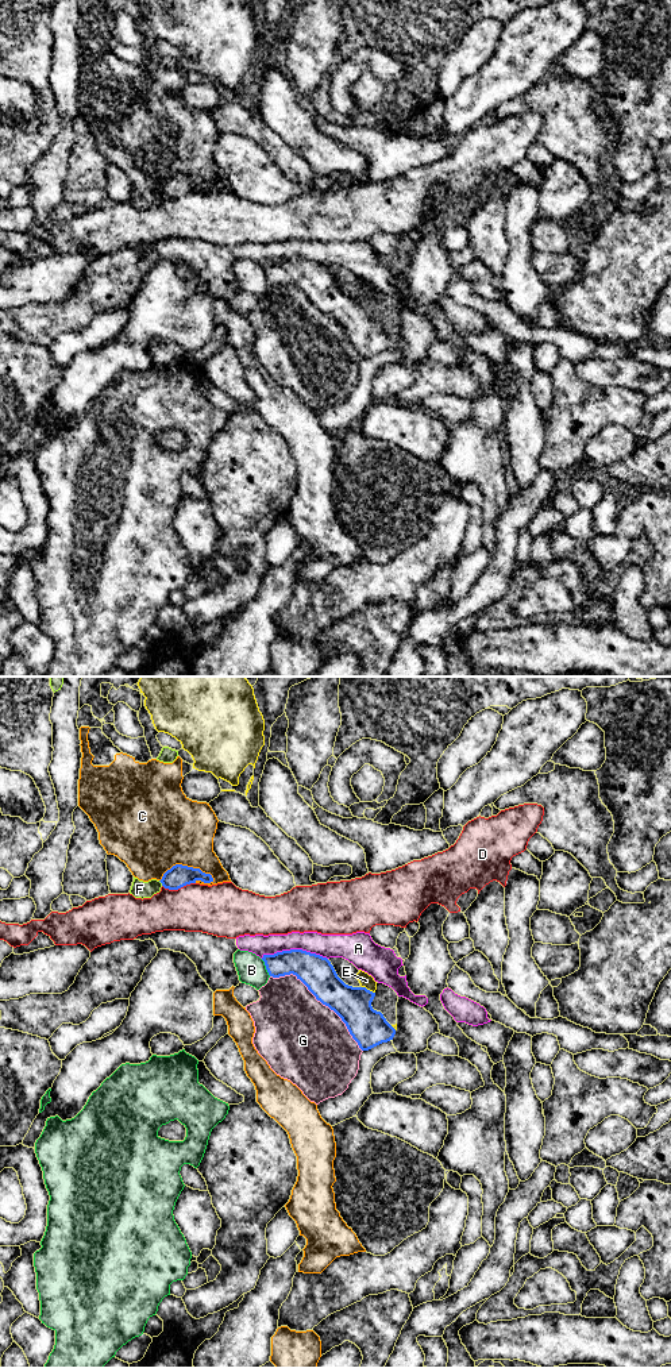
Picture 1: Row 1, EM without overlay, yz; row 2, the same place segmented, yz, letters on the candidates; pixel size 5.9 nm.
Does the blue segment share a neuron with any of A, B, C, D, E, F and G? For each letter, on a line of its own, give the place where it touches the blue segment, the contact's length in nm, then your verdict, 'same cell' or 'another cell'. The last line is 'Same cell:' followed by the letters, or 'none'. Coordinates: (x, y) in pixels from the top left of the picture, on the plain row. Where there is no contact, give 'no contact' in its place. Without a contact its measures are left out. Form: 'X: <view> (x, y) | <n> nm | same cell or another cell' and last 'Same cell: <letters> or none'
A: yz (294, 258) | 400 nm | another cell
B: yz (266, 276) | 120 nm | another cell
C: yz (185, 174) | 320 nm | another cell
D: yz (178, 196) | 200 nm | another cell
E: yz (369, 299) | 90 nm | another cell
F: yz (161, 191) | 40 nm | another cell
G: yz (321, 311) | 700 nm | another cell
Same cell: none

